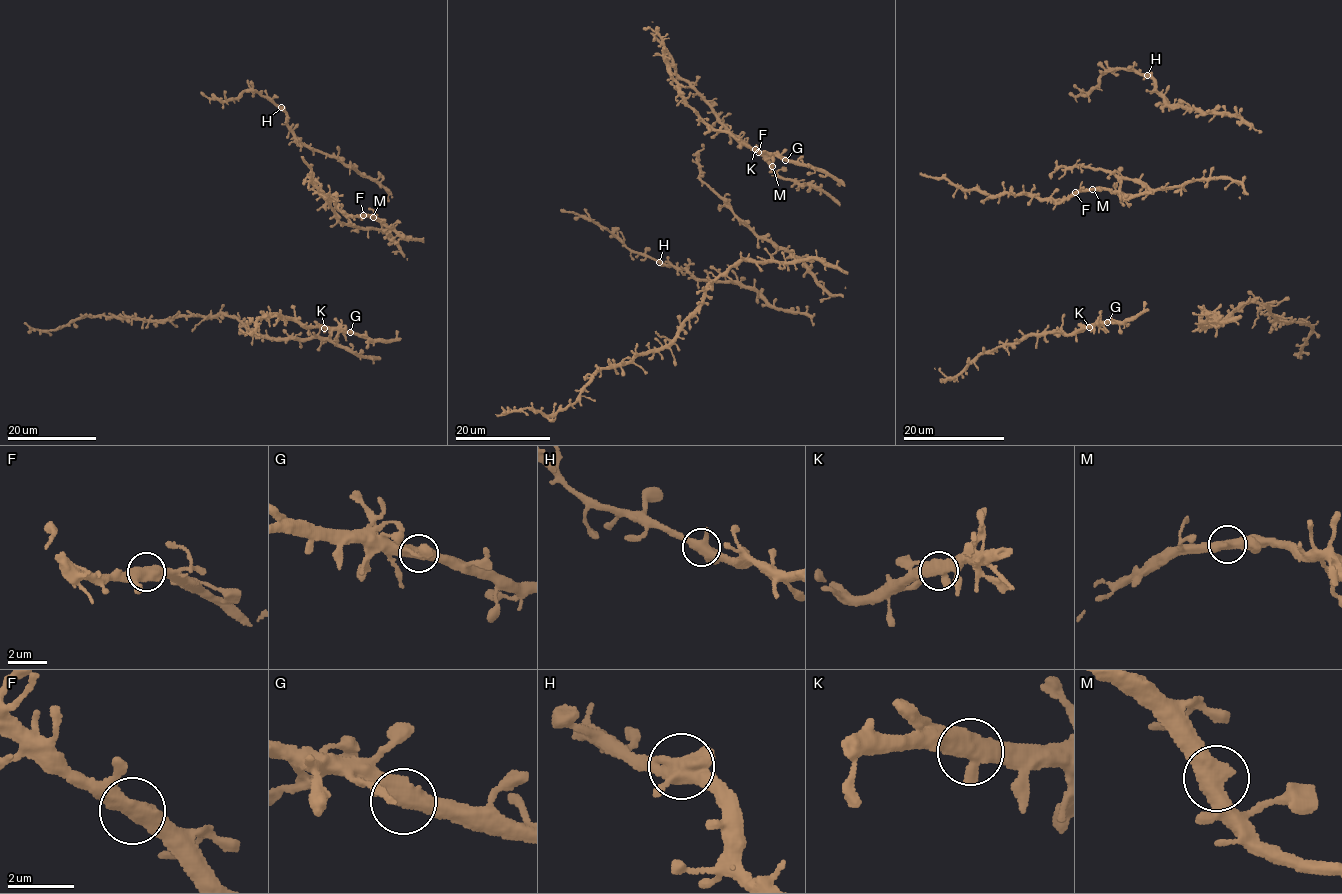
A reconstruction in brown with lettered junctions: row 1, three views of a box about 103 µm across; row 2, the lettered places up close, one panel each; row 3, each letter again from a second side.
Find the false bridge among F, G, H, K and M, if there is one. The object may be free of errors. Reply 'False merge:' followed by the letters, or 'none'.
False merge: none

